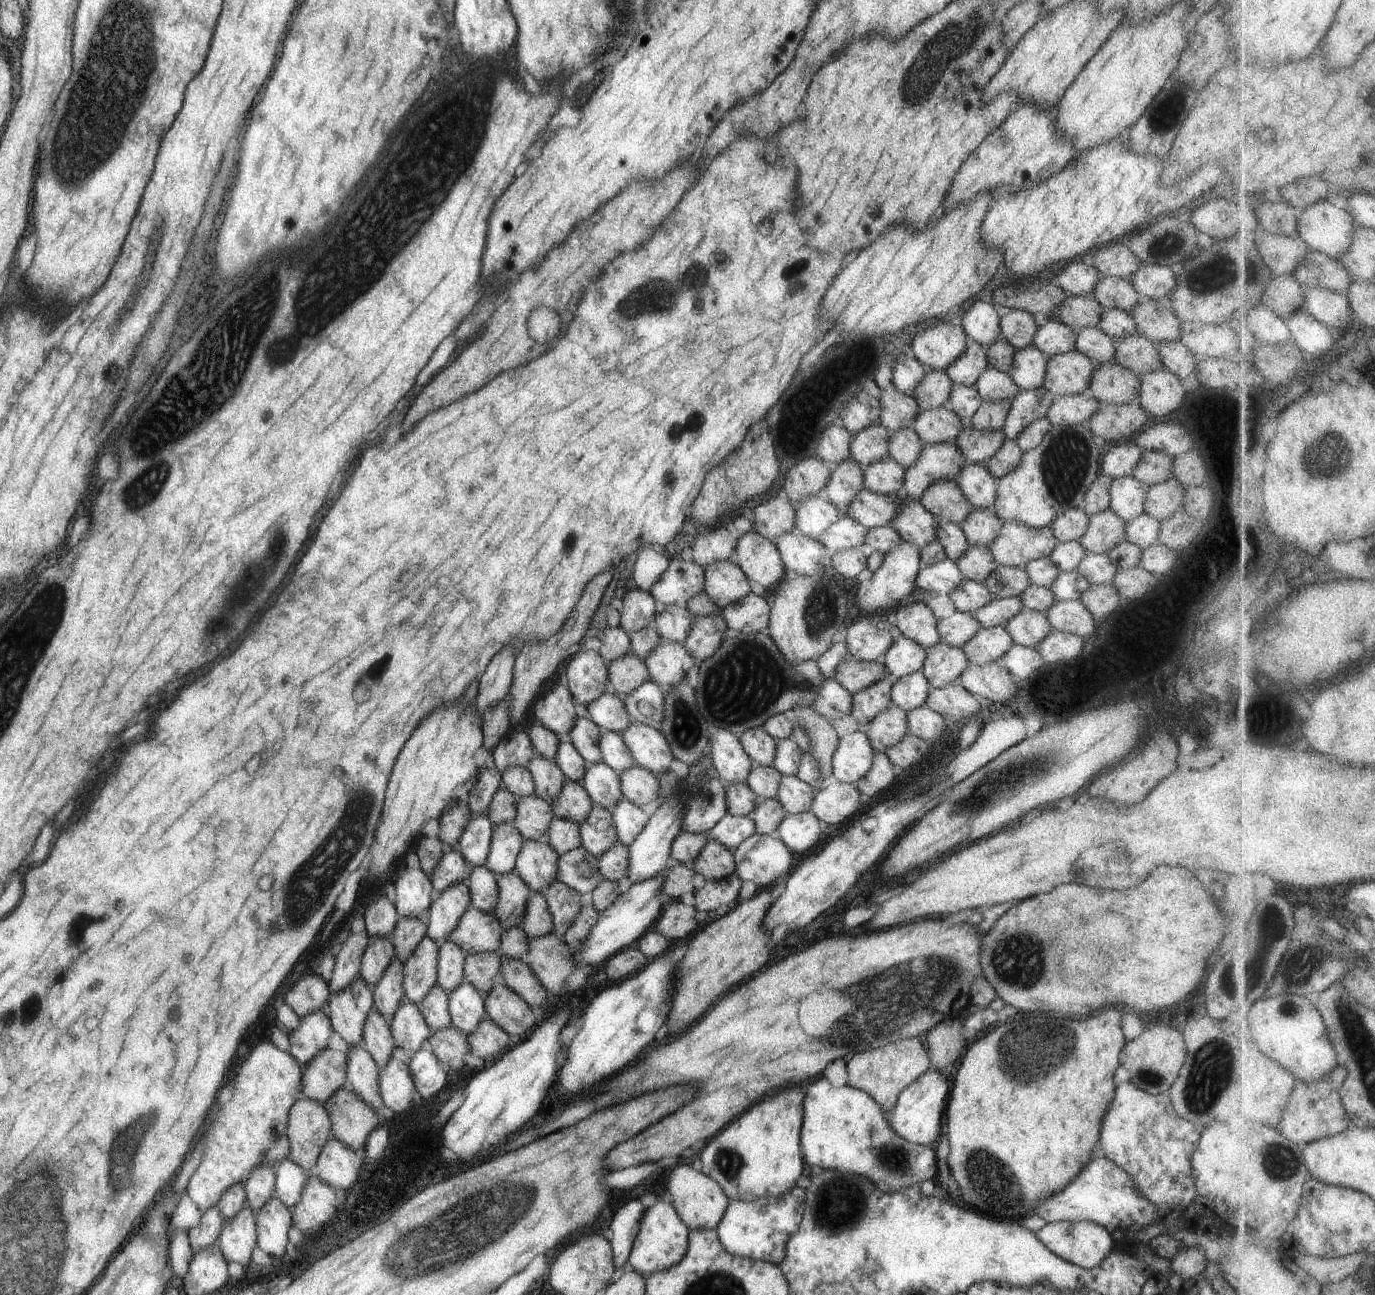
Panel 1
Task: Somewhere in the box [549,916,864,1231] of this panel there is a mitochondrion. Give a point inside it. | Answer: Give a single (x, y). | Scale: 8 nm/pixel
(730, 1163)

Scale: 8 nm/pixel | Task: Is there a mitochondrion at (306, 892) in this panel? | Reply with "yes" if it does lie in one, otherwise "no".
yes

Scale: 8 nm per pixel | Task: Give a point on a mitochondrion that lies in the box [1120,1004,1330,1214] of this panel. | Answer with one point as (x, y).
(1201, 1093)

